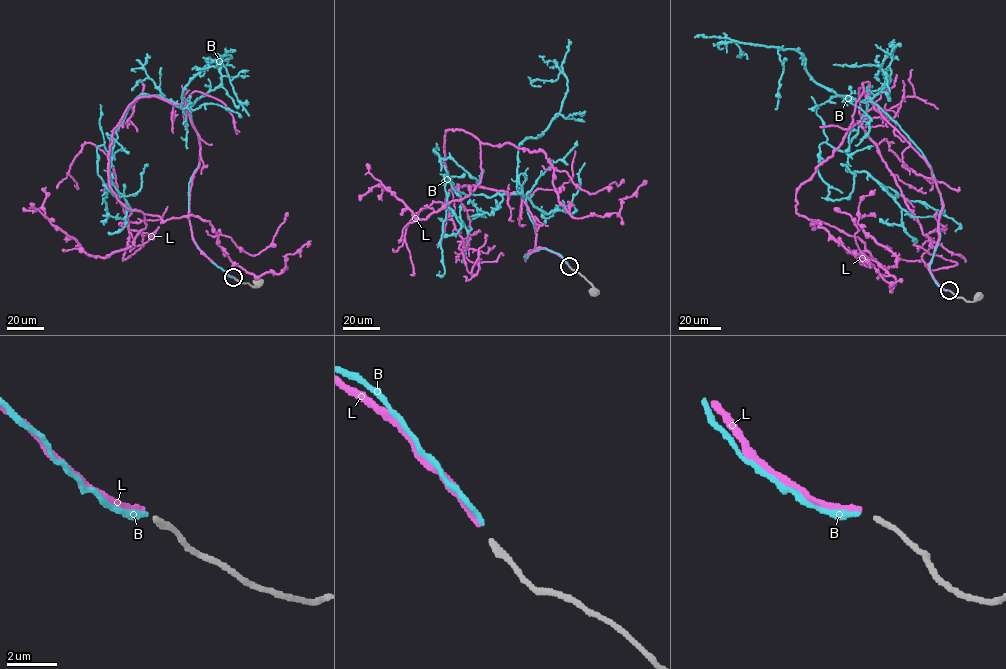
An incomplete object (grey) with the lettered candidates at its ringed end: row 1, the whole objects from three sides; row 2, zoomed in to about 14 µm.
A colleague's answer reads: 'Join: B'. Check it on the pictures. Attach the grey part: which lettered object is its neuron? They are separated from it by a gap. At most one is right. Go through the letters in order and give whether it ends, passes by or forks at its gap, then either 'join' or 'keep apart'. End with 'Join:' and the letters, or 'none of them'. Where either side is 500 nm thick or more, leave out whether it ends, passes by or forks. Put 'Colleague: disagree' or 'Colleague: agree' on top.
Colleague: agree
B: it ends there; join
L: it ends there; keep apart
Join: B

